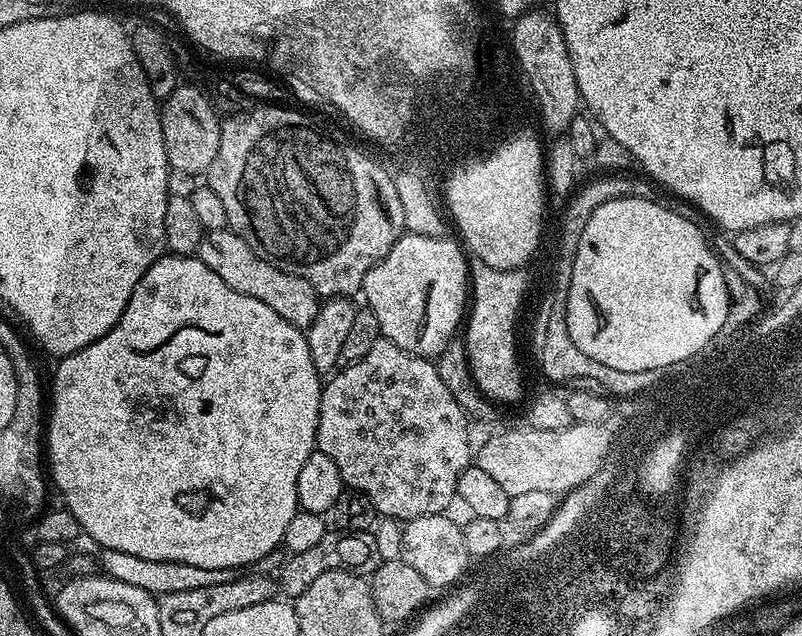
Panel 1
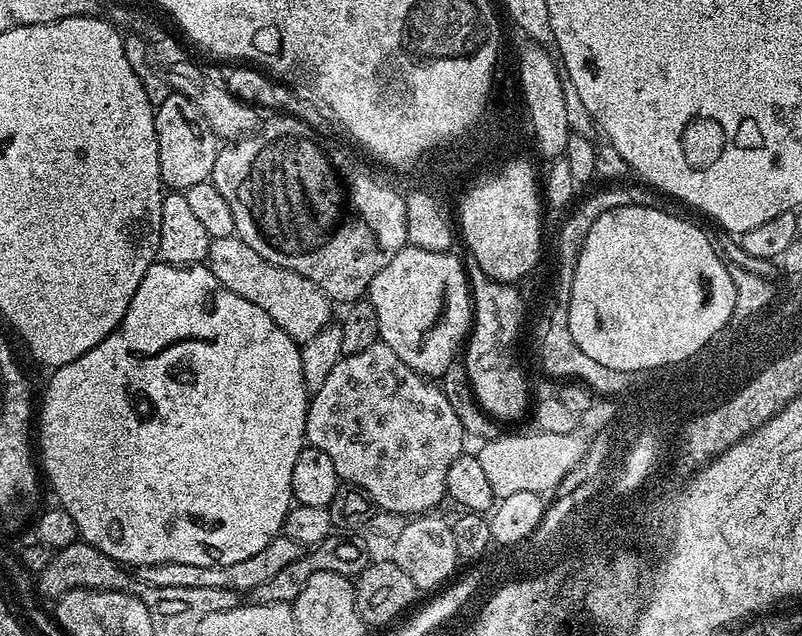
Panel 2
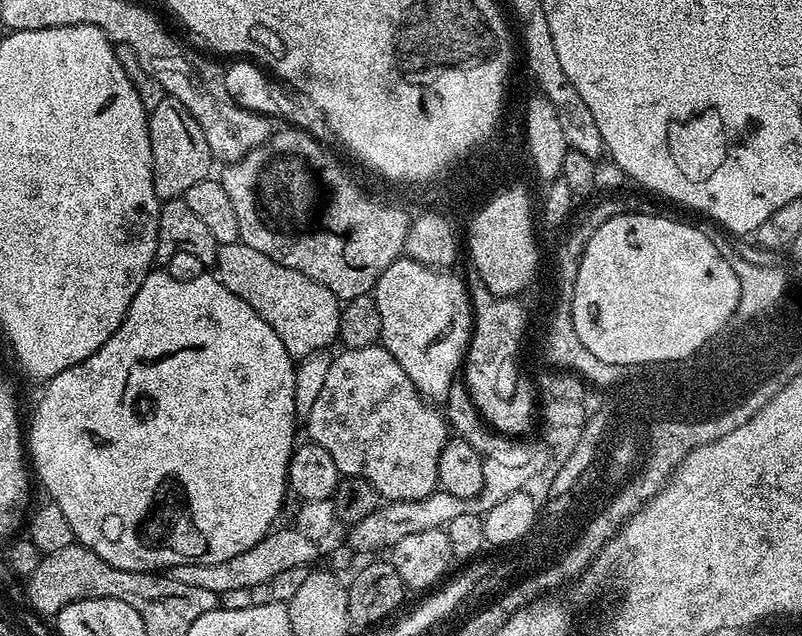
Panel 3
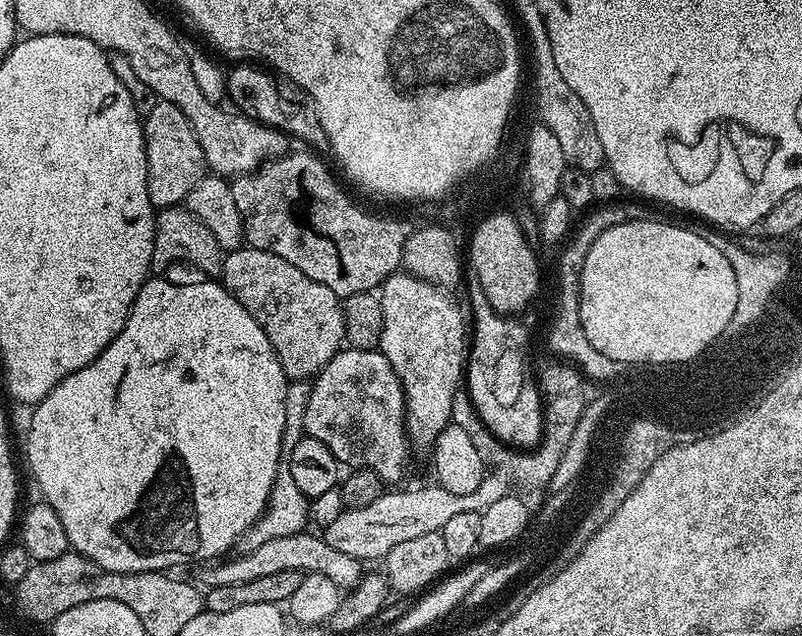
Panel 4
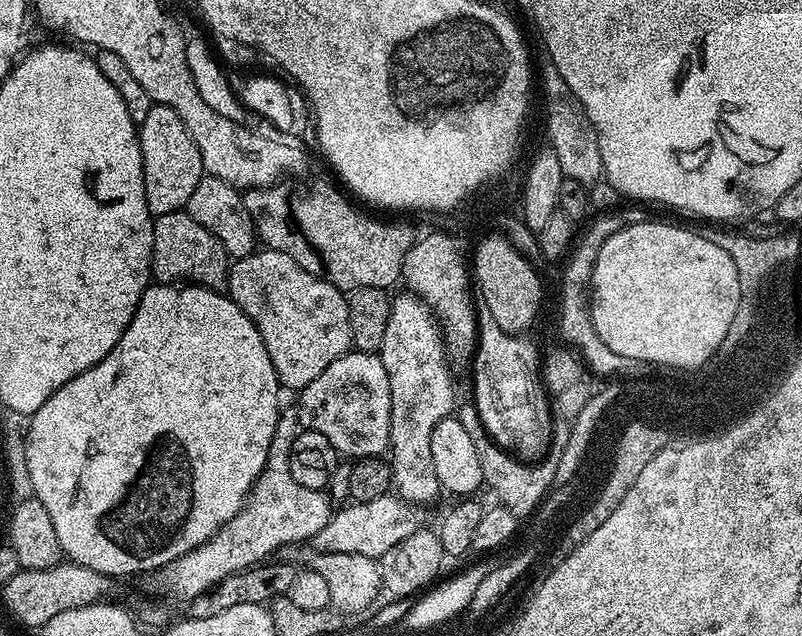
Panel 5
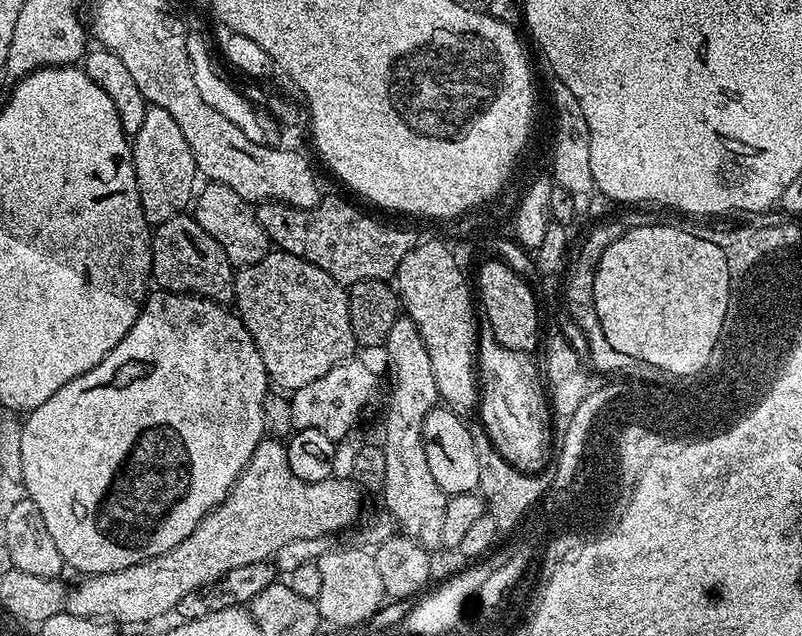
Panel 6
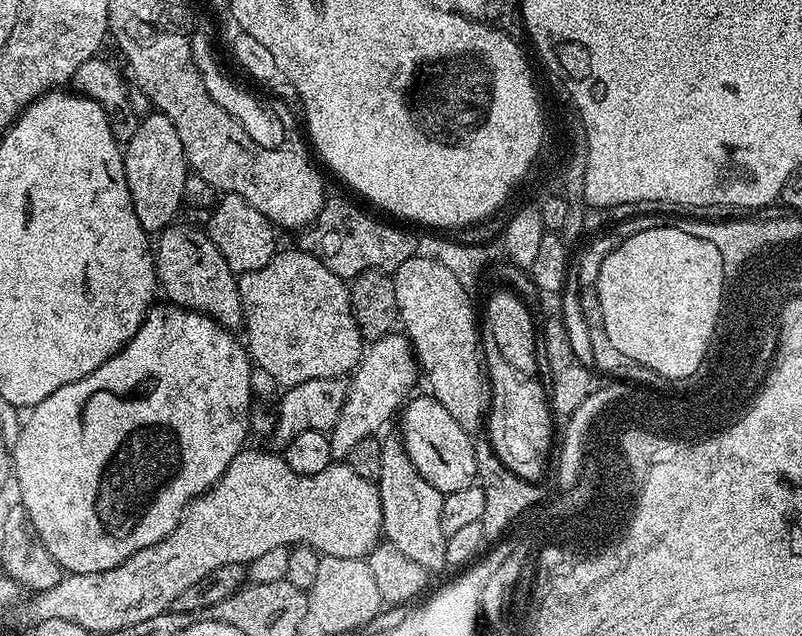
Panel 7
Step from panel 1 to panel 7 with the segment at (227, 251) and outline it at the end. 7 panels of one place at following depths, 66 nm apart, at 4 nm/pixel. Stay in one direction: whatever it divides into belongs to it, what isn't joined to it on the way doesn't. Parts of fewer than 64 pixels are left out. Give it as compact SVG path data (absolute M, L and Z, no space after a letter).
M292 246L289 252L284 252L284 250L277 251L276 256L270 262L266 262L266 266L262 266L262 270L243 273L243 275L239 277L239 281L242 310L244 311L244 323L242 328L243 331L248 331L246 347L249 357L253 365L255 365L259 371L261 368L274 383L284 384L283 387L289 389L298 386L302 382L310 382L318 378L344 378L359 365L366 351L366 341L364 337L360 335L360 331L356 325L356 319L352 313L352 294L349 285L338 274L326 270L326 266L322 266L322 262L318 258L314 258L309 252L300 251L299 247Z

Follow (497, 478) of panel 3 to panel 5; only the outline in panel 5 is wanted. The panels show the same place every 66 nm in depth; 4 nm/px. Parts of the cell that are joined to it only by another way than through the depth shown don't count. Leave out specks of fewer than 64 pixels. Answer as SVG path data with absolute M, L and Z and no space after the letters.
M395 494L374 498L370 502L348 502L333 511L326 526L312 537L310 547L316 554L362 554L378 558L386 554L390 546L398 546L402 538L410 538L410 534L421 531L424 512L423 507L409 504Z

